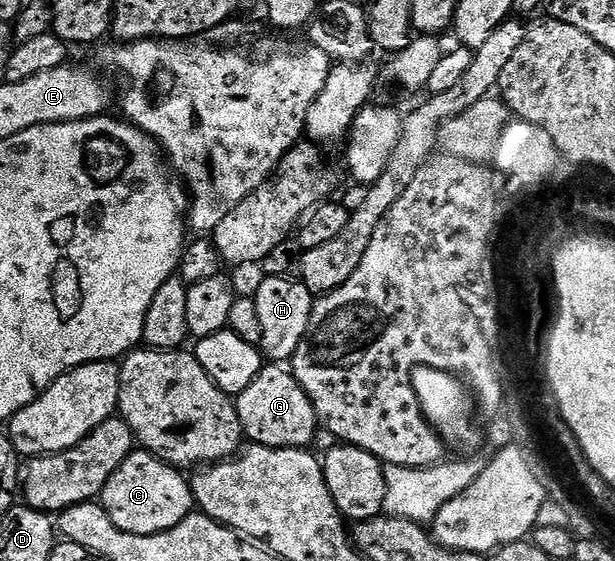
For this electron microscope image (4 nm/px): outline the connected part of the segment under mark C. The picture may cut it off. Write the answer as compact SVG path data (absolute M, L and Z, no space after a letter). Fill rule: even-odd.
M137 449L111 473L111 481L101 490L99 502L111 521L127 533L163 533L182 523L195 507L190 480L181 475L184 474L178 468L158 459L156 454Z

